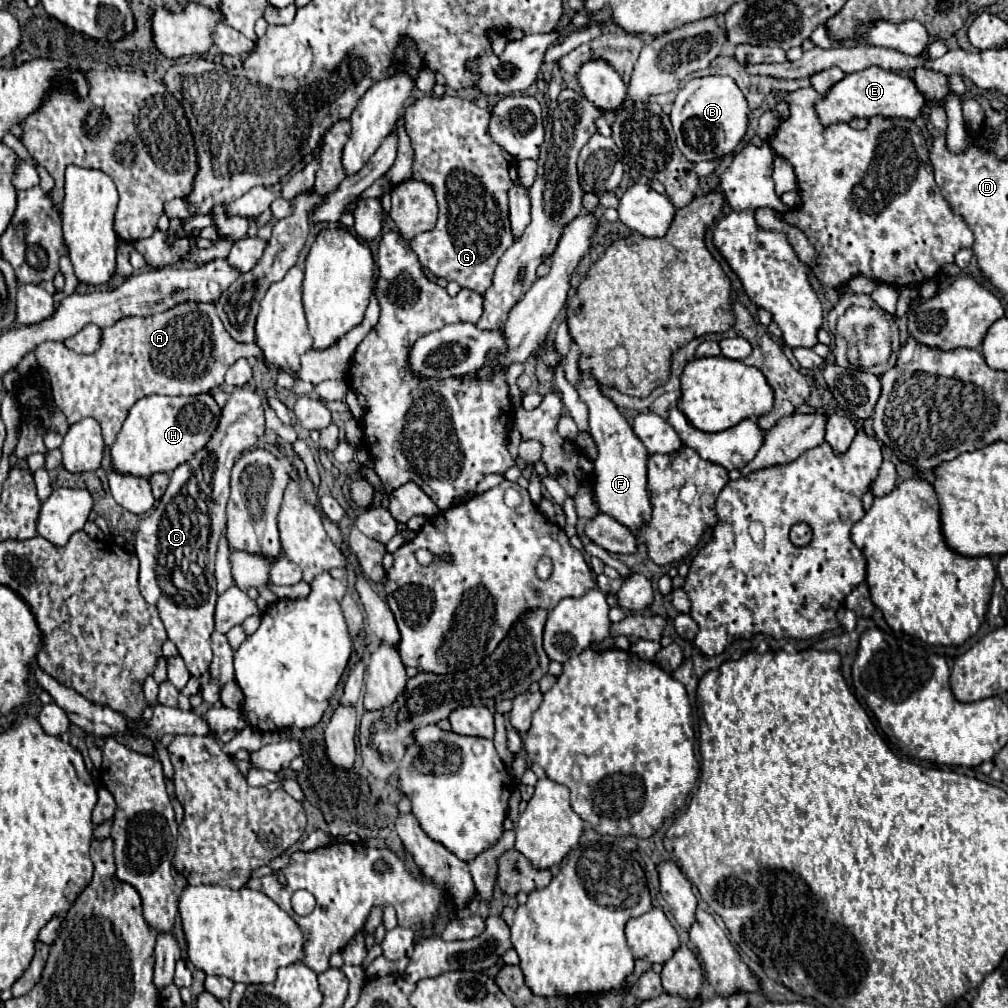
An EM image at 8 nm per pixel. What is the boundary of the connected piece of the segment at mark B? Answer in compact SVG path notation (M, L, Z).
M731 77L691 79L679 93L671 109L671 123L677 133L677 145L691 161L715 161L735 151L747 131L749 105Z

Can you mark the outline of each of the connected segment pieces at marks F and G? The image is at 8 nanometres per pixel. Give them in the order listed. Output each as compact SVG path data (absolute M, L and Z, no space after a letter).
M581 371L579 381L575 385L579 399L589 409L589 433L597 443L599 457L595 459L595 471L593 471L593 483L595 483L595 495L599 503L599 511L611 515L619 523L627 525L633 533L639 525L647 523L651 517L651 505L647 495L647 449L637 439L637 435L631 431L631 425L625 421L617 405L603 395L599 381L591 375Z
M425 95L407 107L403 119L415 151L411 177L431 185L439 203L439 221L435 229L429 233L419 233L411 241L411 249L417 253L421 265L433 275L445 277L447 281L457 281L461 287L471 291L485 293L493 283L493 271L499 257L513 245L511 227L507 223L507 191L513 187L513 171L517 171L517 163L487 135L489 111L477 107L469 99L457 95Z

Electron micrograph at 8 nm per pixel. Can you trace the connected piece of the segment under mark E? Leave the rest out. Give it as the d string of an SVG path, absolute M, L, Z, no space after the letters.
M869 67L857 73L847 75L843 81L835 83L831 91L823 97L823 101L817 103L817 113L823 125L839 123L839 121L851 121L853 117L869 119L873 115L885 115L885 117L905 117L905 119L917 119L925 111L925 97L917 89L915 81L903 73L885 71L881 67Z

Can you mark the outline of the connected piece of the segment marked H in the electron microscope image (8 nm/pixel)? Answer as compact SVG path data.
M209 393L195 397L169 397L169 395L147 395L139 399L117 435L111 447L111 465L119 473L149 477L153 473L171 473L181 463L189 461L201 451L211 435L215 433L221 419L221 407Z

